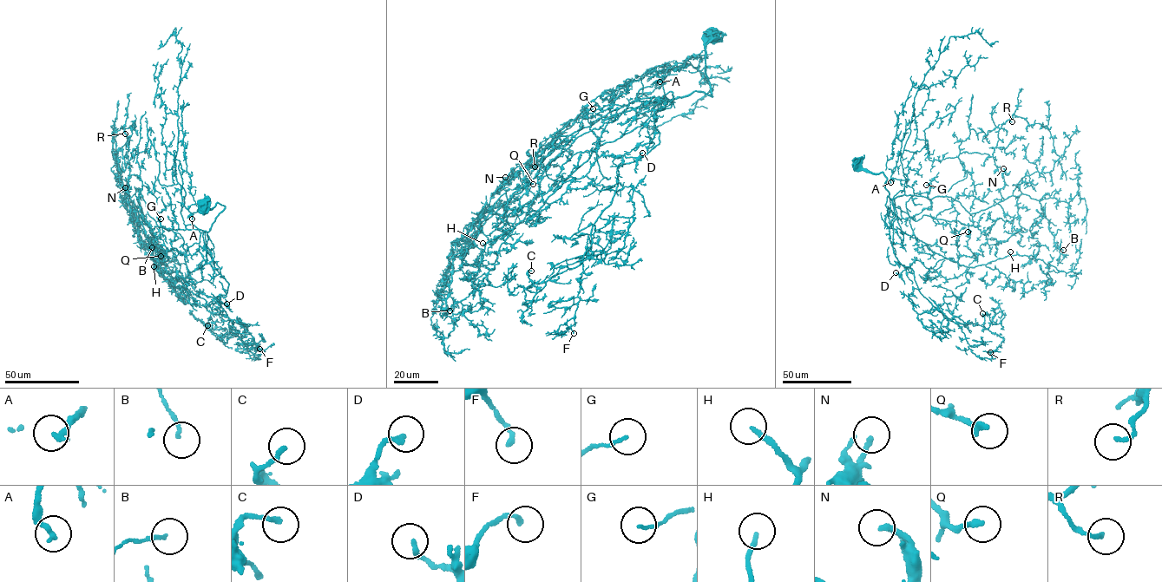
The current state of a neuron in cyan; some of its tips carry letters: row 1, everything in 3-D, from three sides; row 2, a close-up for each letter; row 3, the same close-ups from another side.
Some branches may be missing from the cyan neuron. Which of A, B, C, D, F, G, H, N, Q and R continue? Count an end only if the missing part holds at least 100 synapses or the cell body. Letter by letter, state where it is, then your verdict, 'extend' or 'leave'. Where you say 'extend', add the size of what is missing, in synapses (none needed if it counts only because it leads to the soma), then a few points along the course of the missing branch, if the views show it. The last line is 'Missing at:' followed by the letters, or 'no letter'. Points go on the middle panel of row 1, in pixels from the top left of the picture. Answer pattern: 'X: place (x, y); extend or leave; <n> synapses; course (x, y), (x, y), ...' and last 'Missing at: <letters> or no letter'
A: place (659, 81); extend; 130 synapses; course (659, 81), (666, 83), (643, 89), (631, 100), (626, 101)
B: place (449, 310); leave
C: place (531, 271); leave
D: place (642, 153); leave
F: place (574, 333); leave
G: place (593, 108); leave
H: place (482, 243); extend; 140 synapses; course (482, 243), (475, 247), (488, 263), (505, 263)
N: place (505, 177); leave
Q: place (533, 184); leave
R: place (535, 166); leave
Missing at: A, H

